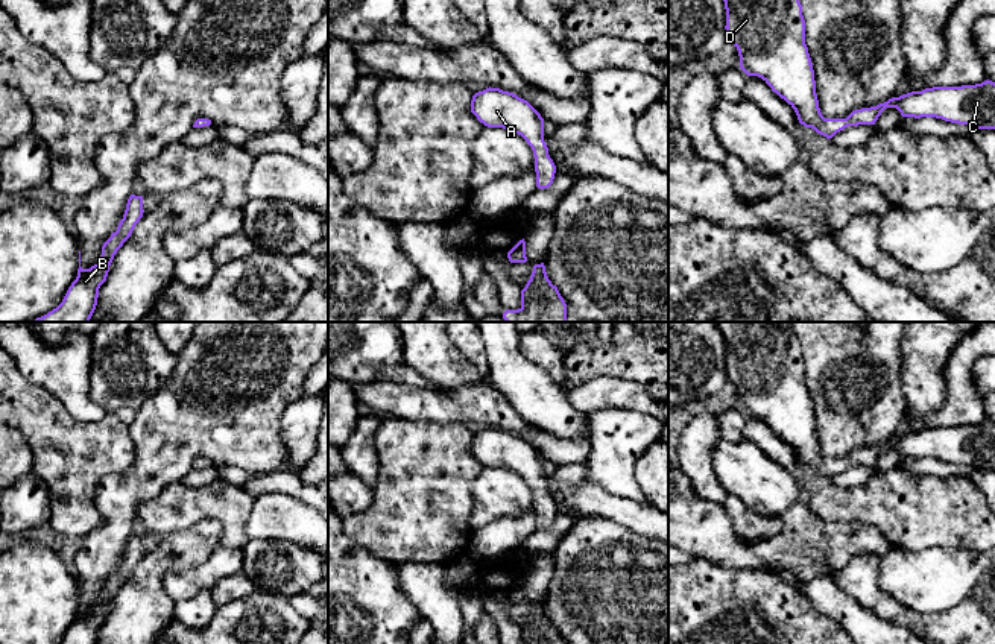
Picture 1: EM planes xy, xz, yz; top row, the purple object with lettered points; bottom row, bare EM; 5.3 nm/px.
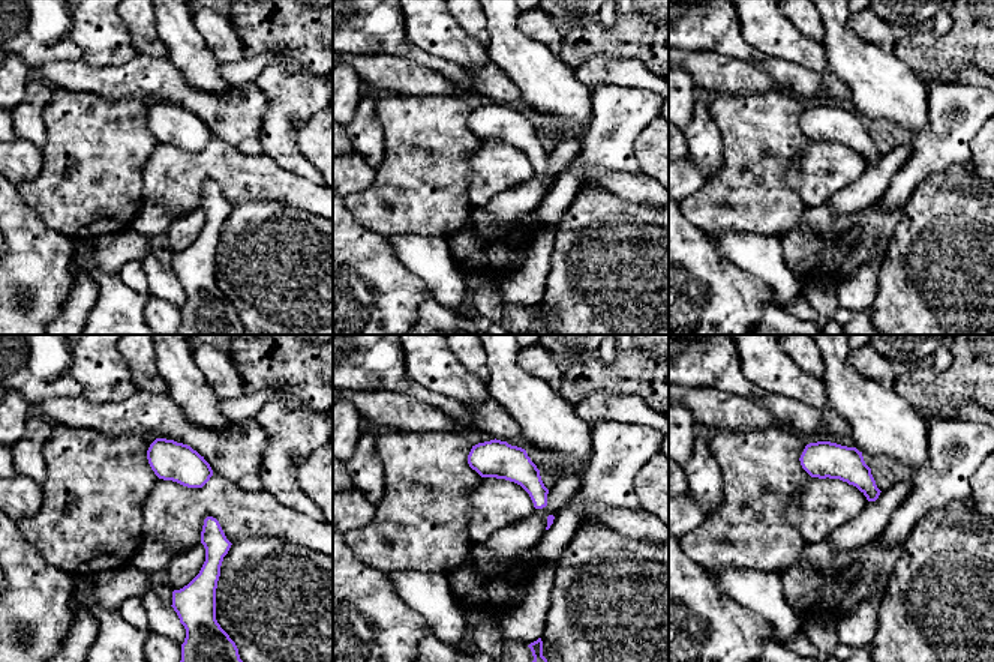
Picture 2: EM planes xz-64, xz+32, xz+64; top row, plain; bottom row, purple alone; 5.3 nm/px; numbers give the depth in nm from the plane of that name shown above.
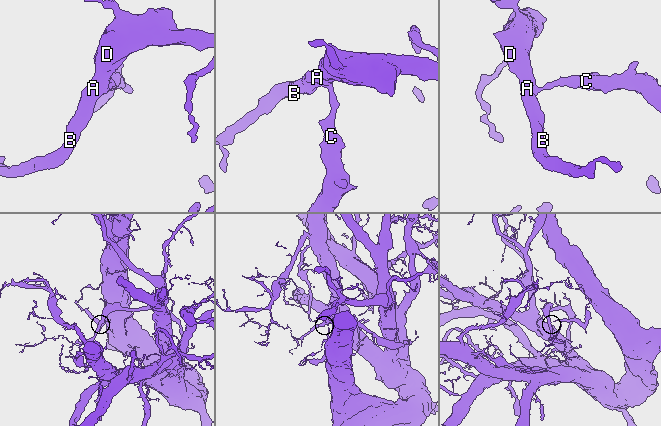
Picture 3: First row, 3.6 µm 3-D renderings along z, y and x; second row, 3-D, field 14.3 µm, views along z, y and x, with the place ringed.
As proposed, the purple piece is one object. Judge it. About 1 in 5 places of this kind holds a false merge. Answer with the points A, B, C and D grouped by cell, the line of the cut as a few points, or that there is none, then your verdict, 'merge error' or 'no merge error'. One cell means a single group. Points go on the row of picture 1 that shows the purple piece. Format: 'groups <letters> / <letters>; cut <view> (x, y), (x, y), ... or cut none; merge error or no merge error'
groups A B C D; cut none; no merge error

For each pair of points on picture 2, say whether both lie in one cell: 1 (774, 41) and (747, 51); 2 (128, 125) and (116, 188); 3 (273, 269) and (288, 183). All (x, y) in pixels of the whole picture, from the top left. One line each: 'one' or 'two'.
1: two
2: one
3: two

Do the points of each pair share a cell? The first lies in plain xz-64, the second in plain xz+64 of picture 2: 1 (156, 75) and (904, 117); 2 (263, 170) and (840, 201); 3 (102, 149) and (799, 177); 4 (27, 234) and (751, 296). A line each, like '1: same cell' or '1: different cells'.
1: different cells
2: different cells
3: different cells
4: same cell

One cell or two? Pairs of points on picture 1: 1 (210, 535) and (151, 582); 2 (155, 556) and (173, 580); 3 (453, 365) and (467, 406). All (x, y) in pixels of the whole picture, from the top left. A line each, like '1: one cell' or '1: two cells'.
1: one cell
2: two cells
3: two cells

